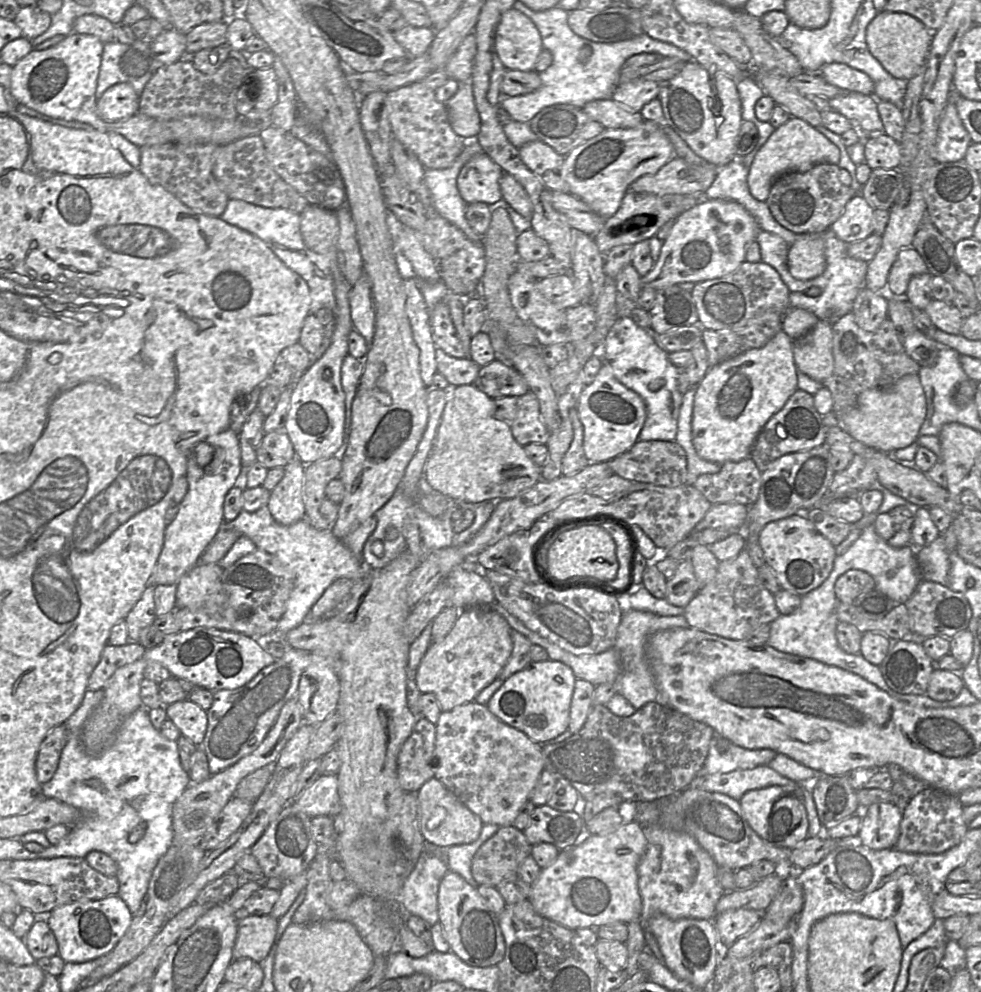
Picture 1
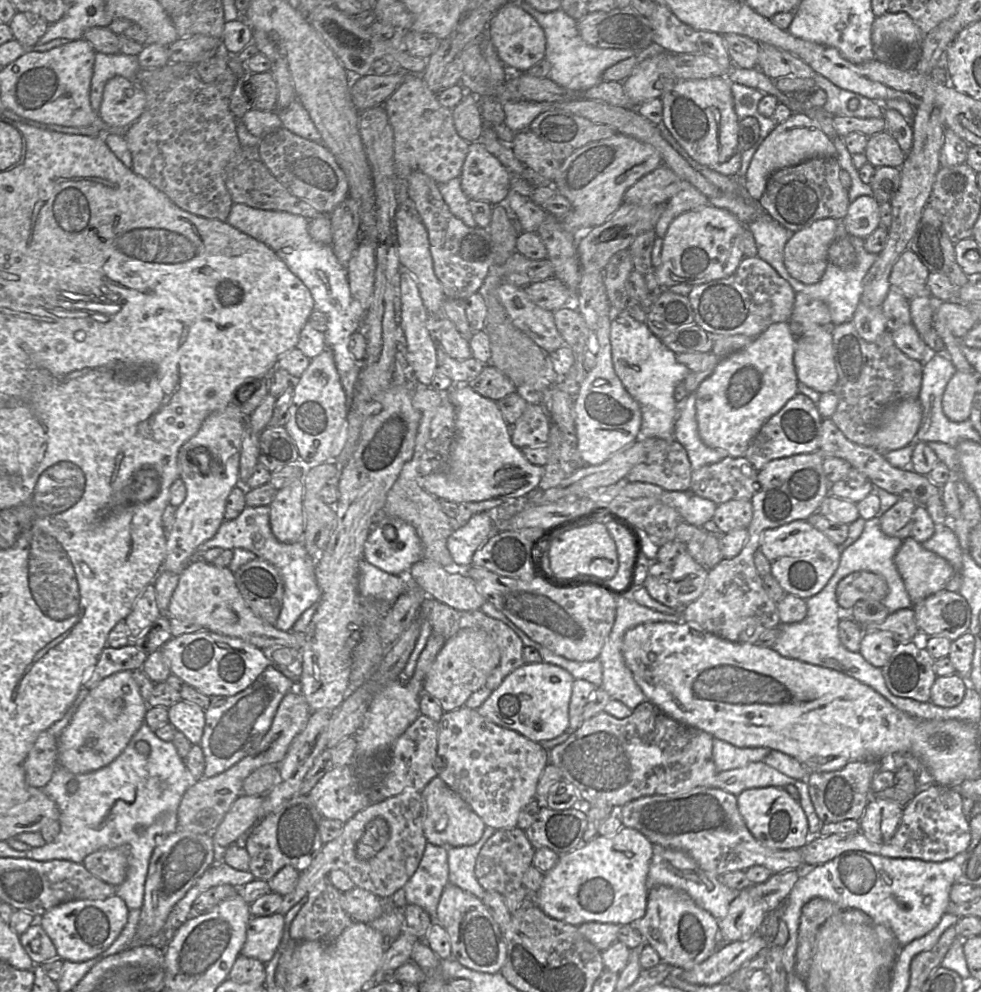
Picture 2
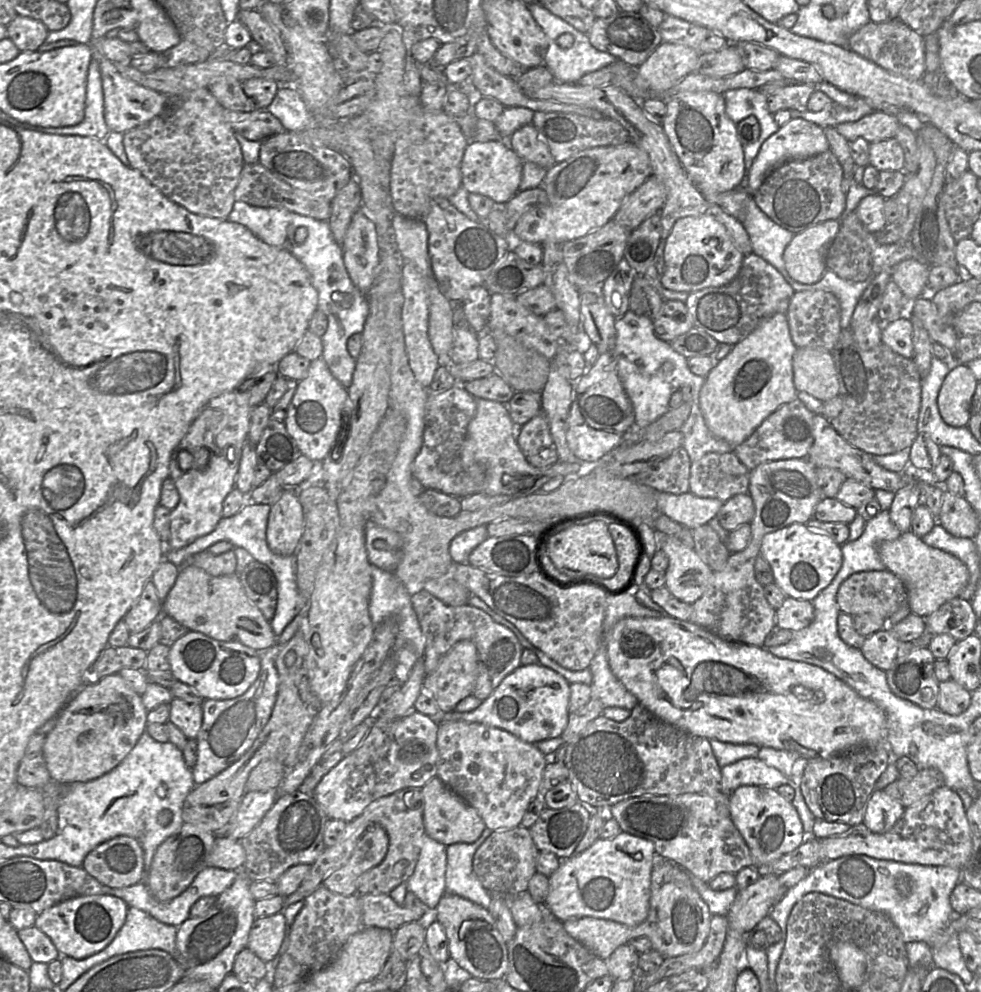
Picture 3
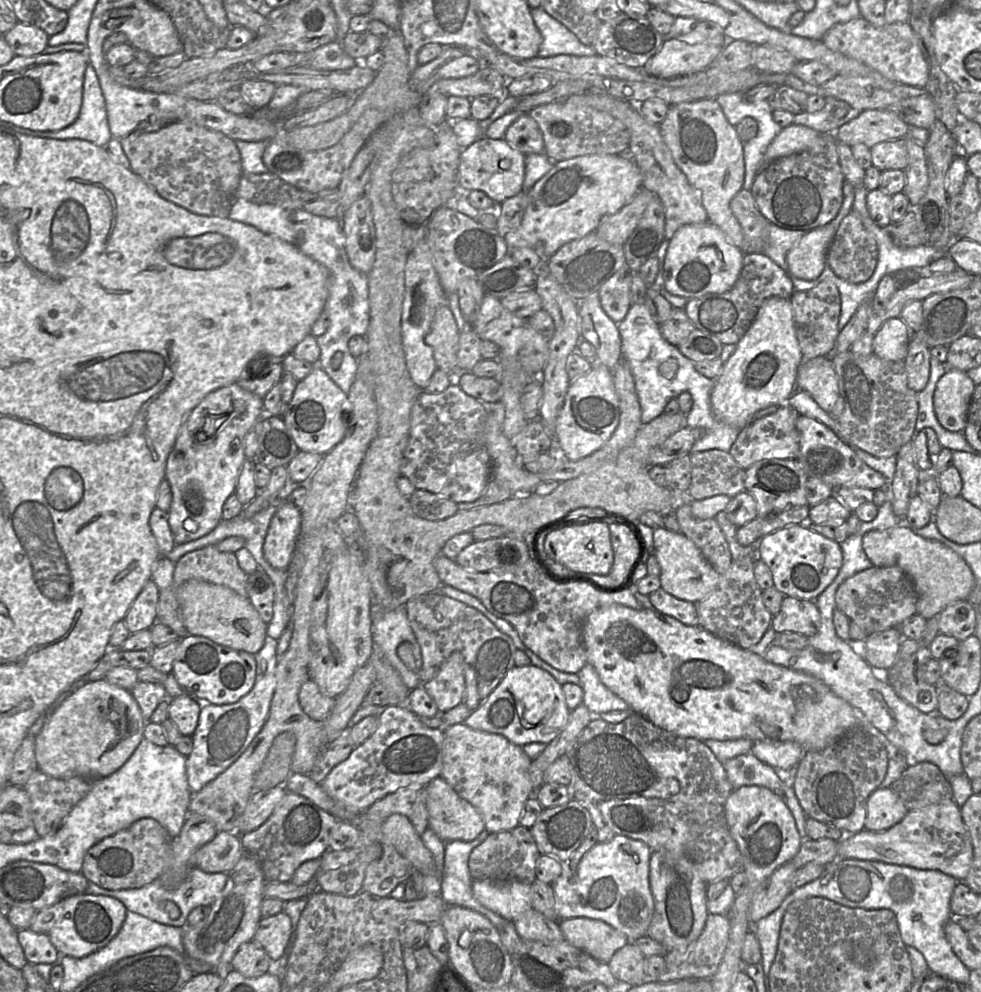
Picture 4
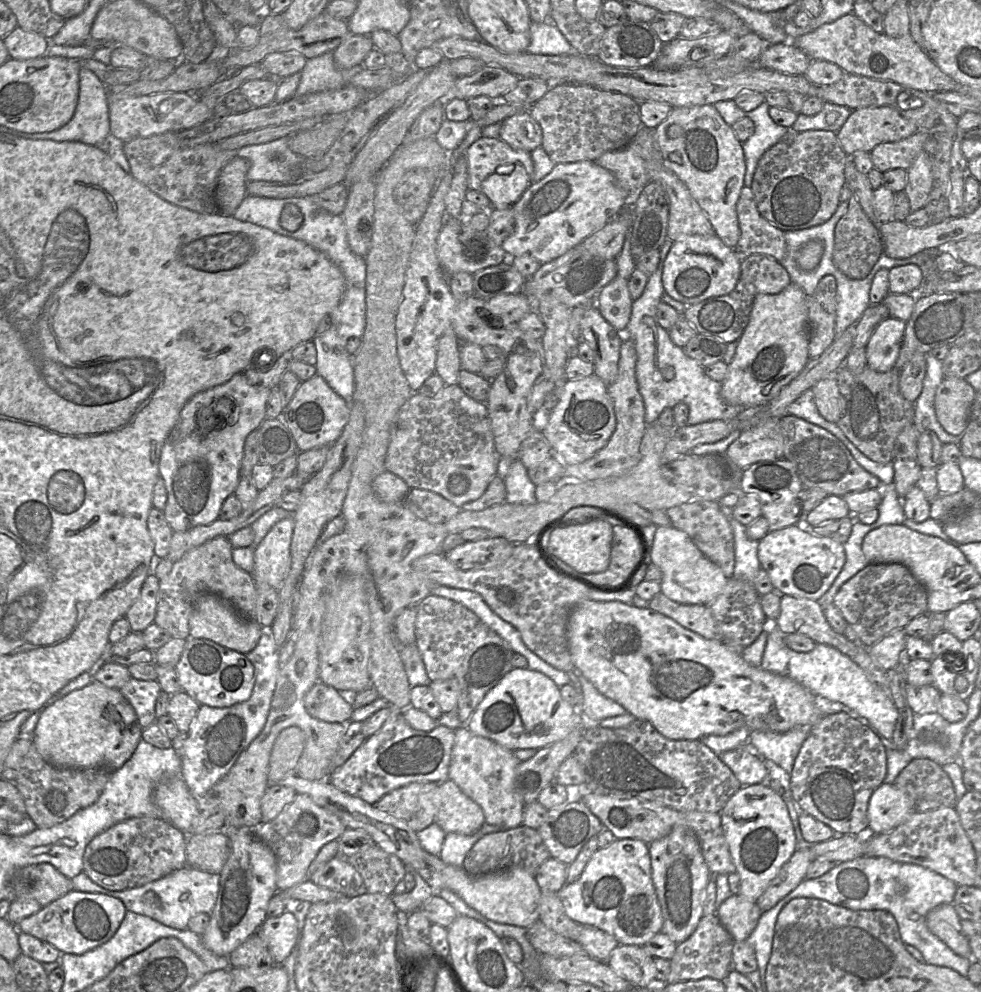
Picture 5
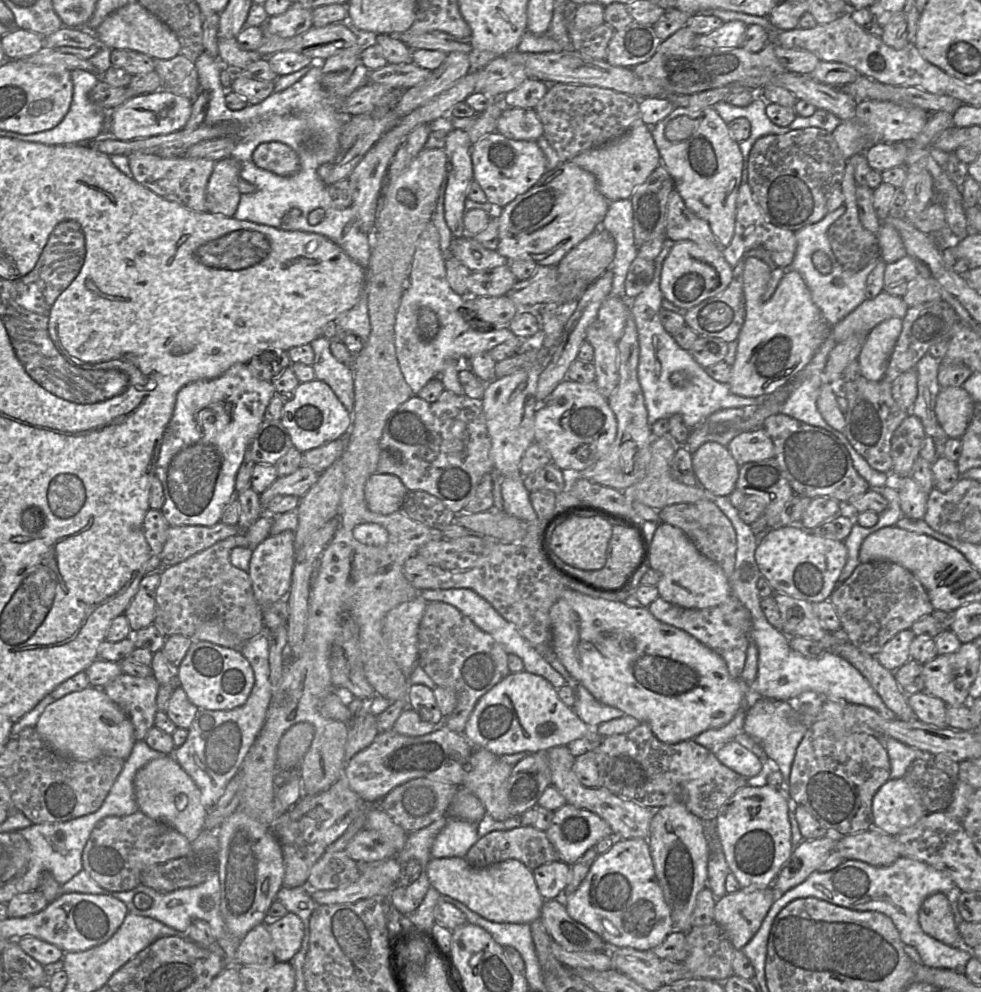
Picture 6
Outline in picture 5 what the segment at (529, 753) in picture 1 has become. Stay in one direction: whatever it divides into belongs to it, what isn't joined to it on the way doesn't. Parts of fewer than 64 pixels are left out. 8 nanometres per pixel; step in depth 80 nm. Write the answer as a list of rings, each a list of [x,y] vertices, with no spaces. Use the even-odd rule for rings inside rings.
[[[461,725],[455,729],[448,778],[482,808],[486,823],[515,828],[523,824],[526,806],[515,790],[515,774],[519,763],[514,751],[476,735]]]

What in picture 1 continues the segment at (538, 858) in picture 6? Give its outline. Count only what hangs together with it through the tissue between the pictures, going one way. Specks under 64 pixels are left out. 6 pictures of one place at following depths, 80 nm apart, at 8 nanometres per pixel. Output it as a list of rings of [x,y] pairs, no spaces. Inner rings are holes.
[[[514,825],[502,826],[475,853],[472,860],[472,875],[478,885],[497,887],[502,881],[515,880],[519,876],[519,867],[531,854],[532,845],[523,831]]]

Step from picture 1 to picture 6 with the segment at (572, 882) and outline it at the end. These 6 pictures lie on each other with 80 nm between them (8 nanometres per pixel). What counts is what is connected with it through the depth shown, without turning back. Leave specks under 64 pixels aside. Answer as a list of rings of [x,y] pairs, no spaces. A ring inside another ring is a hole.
[[[615,838],[607,852],[598,854],[578,889],[562,899],[571,918],[598,934],[612,948],[652,950],[674,930],[645,838]]]

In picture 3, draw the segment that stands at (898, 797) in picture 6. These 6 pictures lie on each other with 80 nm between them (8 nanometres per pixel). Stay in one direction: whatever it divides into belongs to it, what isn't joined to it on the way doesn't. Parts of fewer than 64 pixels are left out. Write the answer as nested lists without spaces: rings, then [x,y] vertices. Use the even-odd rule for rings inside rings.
[[[875,789],[867,802],[862,825],[873,833],[885,833],[898,822],[904,810],[897,800]]]

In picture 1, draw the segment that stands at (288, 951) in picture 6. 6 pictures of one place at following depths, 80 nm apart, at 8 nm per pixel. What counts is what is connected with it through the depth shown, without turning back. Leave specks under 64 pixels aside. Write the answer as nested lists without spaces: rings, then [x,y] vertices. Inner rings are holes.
[[[240,914],[233,960],[249,958],[261,962],[268,955],[278,927],[278,919],[271,915]]]

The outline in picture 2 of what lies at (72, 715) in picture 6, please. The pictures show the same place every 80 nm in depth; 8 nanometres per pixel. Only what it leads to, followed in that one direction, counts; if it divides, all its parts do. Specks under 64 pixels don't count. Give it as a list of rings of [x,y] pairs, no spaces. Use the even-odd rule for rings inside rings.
[[[119,671],[89,689],[71,722],[57,739],[57,765],[73,774],[101,769],[115,760],[145,722],[149,706],[143,700],[132,671]]]

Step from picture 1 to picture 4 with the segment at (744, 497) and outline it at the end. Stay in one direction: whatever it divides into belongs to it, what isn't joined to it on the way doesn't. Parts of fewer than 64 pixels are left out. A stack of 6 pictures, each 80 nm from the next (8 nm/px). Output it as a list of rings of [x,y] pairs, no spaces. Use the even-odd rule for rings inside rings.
[[[712,449],[691,453],[688,494],[701,500],[716,495],[730,498],[745,490],[746,472],[729,452]]]

